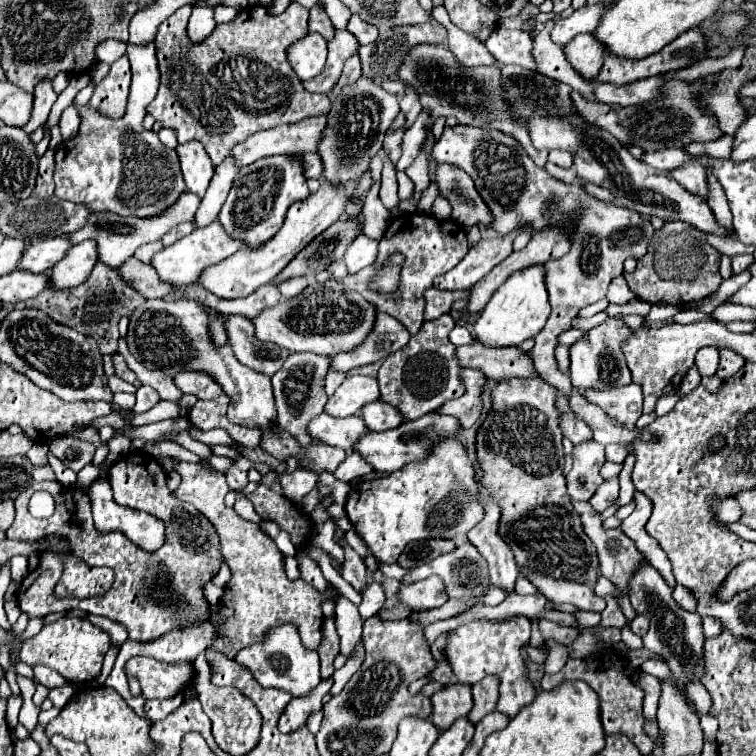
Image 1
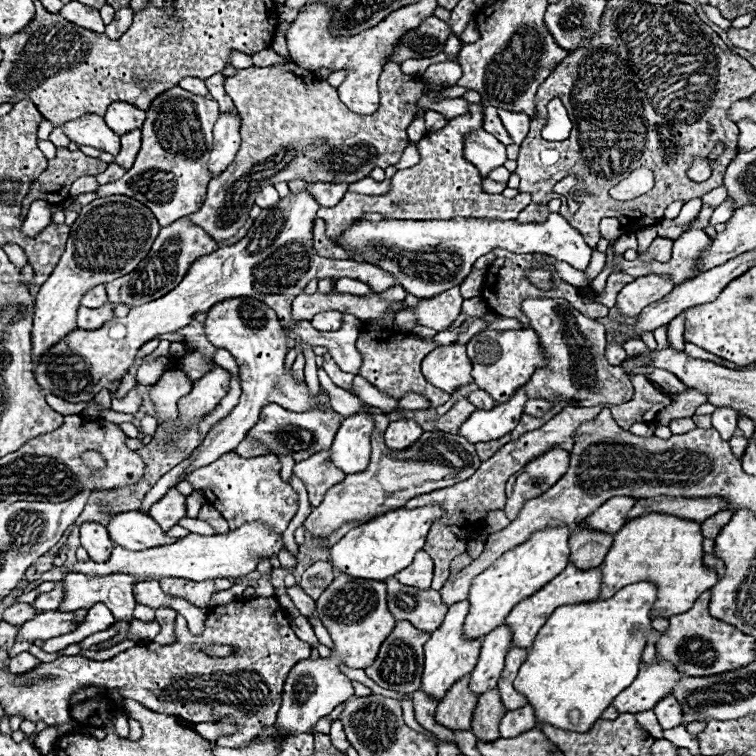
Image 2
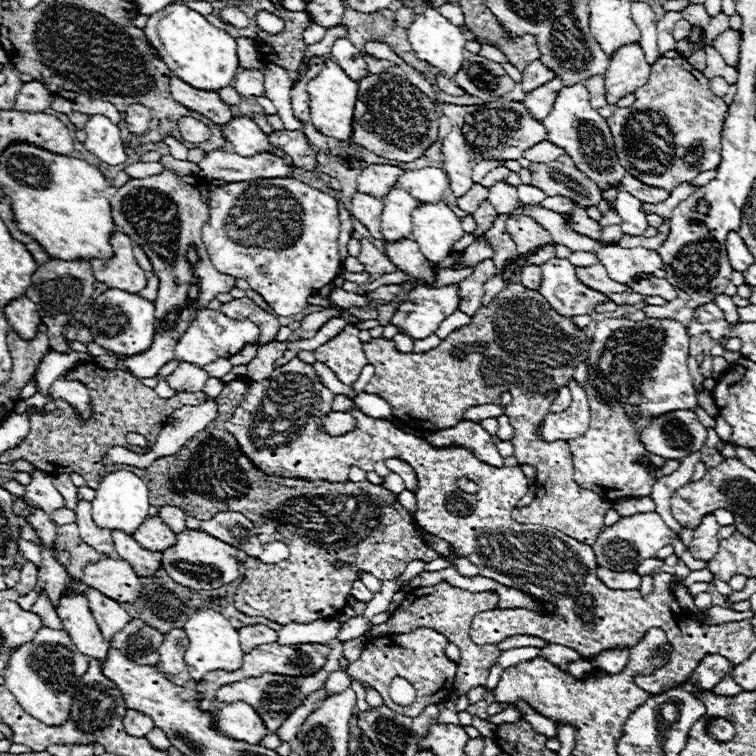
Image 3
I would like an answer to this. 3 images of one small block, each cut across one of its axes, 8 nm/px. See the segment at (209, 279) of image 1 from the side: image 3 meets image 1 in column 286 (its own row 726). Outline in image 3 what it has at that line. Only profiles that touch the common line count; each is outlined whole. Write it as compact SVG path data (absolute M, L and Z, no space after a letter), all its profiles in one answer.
M232 702L226 706L216 706L212 712L214 712L214 728L218 728L220 732L236 740L258 744L268 734L256 710L248 706L246 702Z

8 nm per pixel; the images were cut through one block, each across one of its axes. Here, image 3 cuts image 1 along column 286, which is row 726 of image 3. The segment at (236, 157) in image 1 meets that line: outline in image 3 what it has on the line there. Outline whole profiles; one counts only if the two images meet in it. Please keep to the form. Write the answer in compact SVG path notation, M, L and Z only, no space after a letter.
M128 710L124 716L124 728L132 736L146 736L154 728L154 722L136 710Z

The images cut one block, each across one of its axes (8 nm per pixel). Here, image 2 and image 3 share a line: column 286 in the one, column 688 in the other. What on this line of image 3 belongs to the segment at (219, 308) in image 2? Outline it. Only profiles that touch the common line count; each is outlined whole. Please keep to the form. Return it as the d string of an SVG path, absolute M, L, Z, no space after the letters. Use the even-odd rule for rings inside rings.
M606 318L598 322L596 332L592 336L590 356L586 360L588 380L584 390L590 406L590 428L586 430L586 434L568 440L570 450L574 454L574 480L580 484L580 488L588 488L598 494L602 488L606 498L610 500L650 496L656 478L652 478L648 474L648 468L638 462L638 456L646 456L658 468L660 464L664 464L664 458L644 448L644 444L640 442L640 432L650 424L650 418L668 414L672 410L694 410L698 406L692 376L686 364L690 352L688 338L688 330L680 322L668 318L646 318L642 322L632 322L626 318ZM626 404L632 404L640 410L640 418L636 422L628 418L624 408Z

